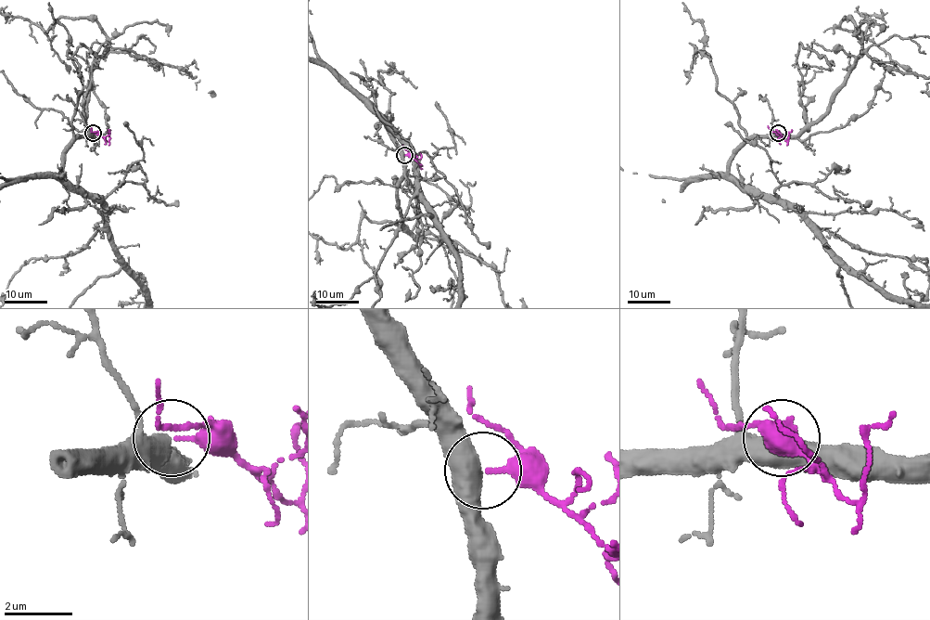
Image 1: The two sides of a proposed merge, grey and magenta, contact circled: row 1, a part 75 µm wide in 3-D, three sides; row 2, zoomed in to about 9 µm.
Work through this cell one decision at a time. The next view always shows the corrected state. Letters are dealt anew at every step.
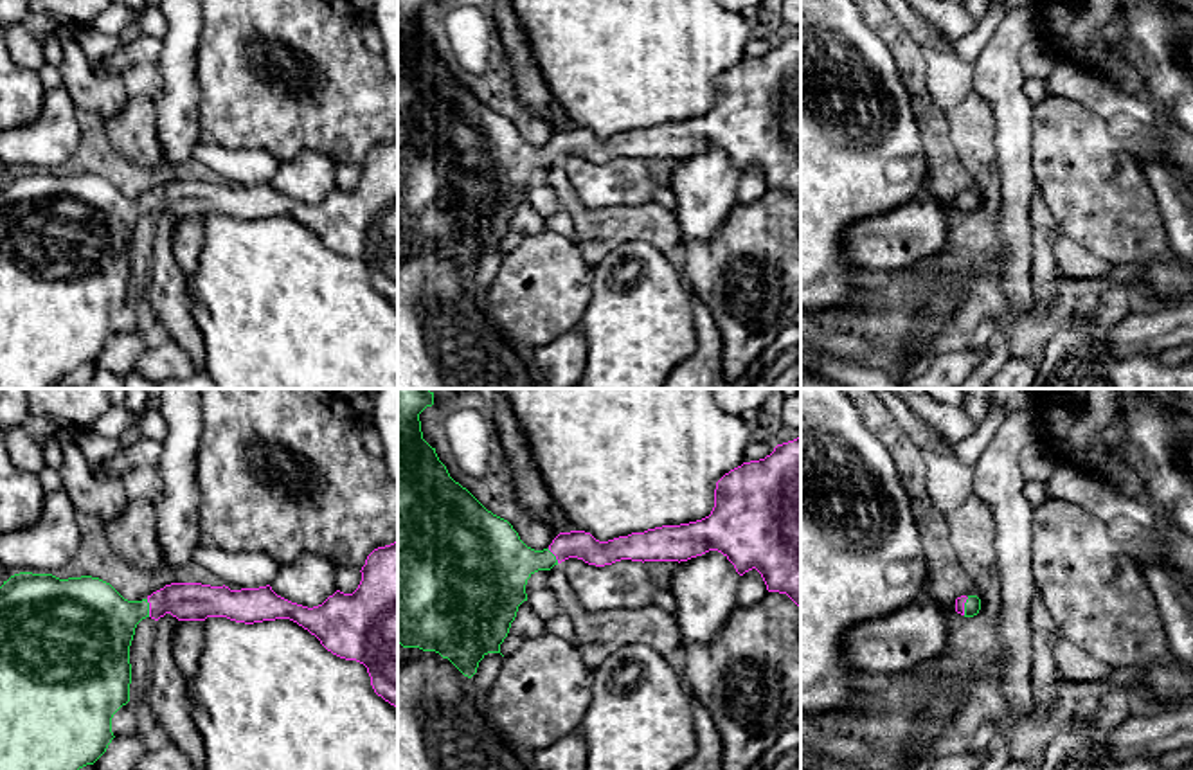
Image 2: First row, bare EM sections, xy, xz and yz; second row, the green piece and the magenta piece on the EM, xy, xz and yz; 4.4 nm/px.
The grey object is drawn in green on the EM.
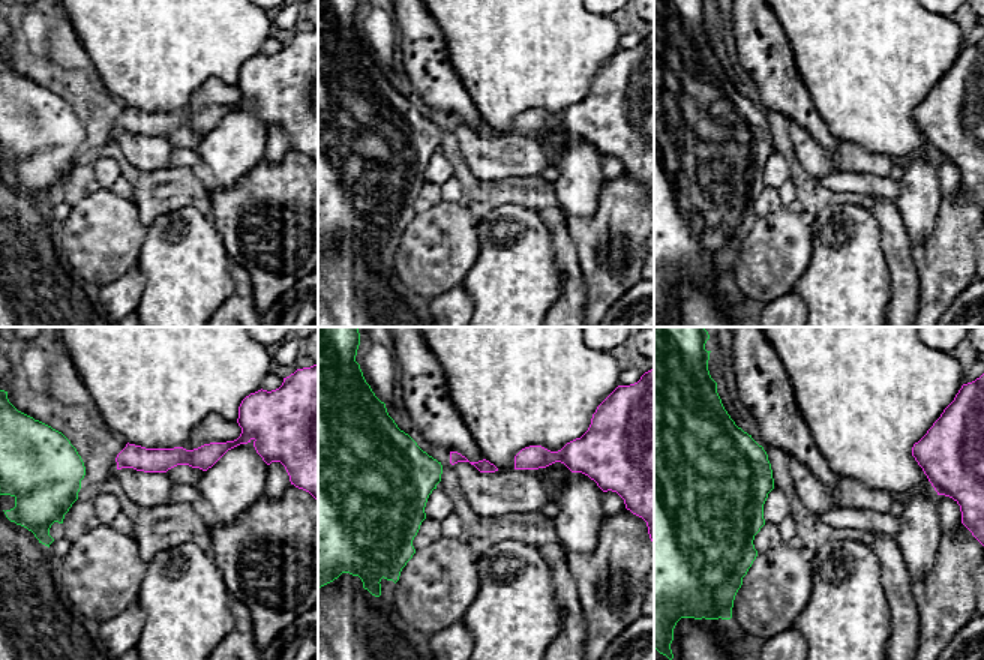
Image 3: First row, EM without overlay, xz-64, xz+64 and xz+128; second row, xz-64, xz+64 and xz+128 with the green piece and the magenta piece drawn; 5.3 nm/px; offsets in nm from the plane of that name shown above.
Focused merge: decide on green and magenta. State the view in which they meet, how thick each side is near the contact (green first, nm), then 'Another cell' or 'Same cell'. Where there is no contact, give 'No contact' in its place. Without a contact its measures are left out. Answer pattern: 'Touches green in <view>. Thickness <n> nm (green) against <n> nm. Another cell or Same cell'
Touches green in xy. Thickness 360 nm (green) against 180 nm. Same cell

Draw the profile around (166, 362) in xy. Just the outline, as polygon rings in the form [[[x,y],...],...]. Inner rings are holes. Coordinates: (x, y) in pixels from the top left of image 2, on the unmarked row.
[[[173,340],[146,349],[135,362],[133,372],[142,378],[160,383],[164,380],[182,380],[196,372],[193,360],[187,353]]]

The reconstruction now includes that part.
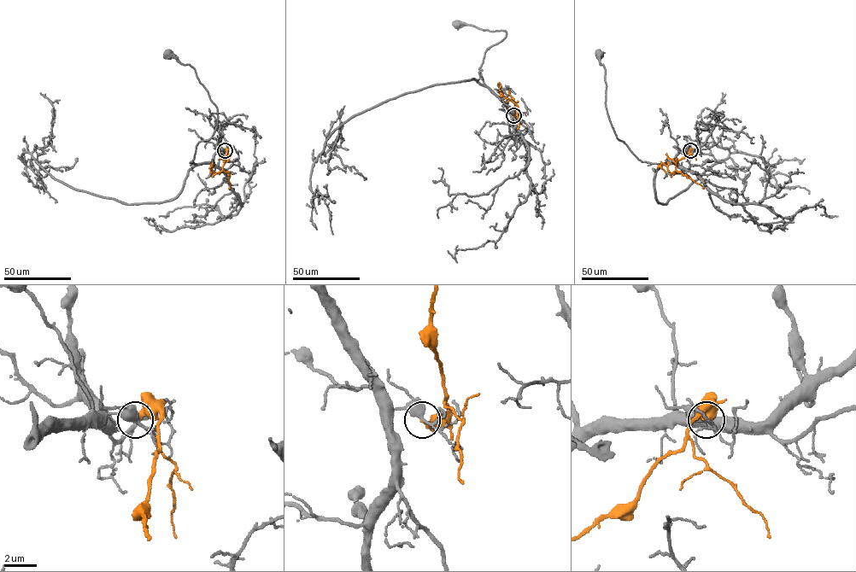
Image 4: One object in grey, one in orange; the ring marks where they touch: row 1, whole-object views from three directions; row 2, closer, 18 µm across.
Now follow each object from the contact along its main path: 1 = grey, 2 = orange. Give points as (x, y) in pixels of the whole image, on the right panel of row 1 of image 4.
1: (690, 150), (682, 150), (673, 162), (651, 163), (642, 161), (618, 140), (607, 113), (605, 70), (598, 54)
2: (690, 150), (676, 163), (676, 170), (671, 173), (662, 163), (660, 166), (665, 172)

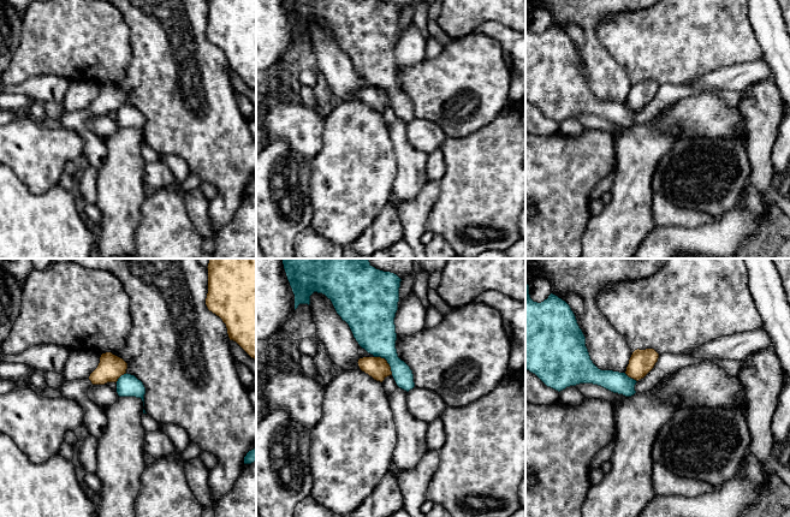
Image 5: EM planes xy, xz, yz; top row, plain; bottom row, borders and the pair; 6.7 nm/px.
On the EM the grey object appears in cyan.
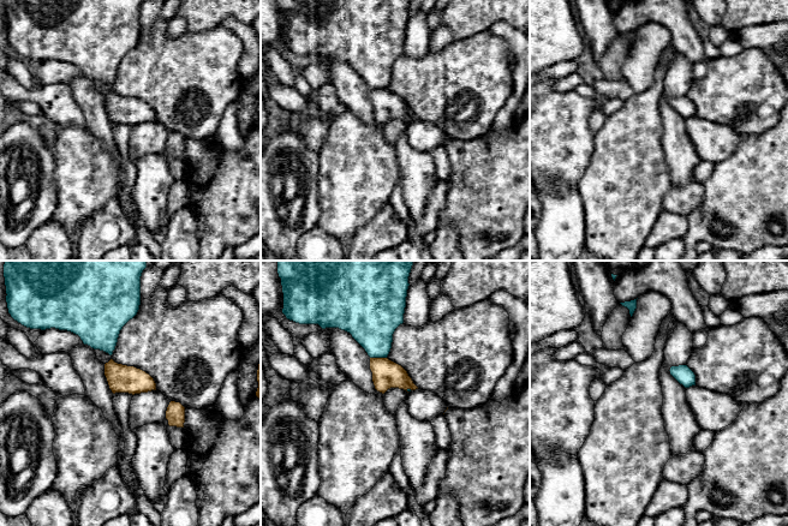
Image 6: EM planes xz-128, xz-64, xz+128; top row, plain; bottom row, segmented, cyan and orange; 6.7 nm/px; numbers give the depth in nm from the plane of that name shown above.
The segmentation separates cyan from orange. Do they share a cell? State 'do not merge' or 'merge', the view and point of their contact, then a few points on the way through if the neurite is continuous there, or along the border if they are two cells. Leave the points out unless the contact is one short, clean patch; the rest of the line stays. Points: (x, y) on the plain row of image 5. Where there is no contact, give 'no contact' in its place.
do not merge; meets cyan in xz at (387, 93); border along xz (374, 87), (382, 88), (390, 96), (392, 105)

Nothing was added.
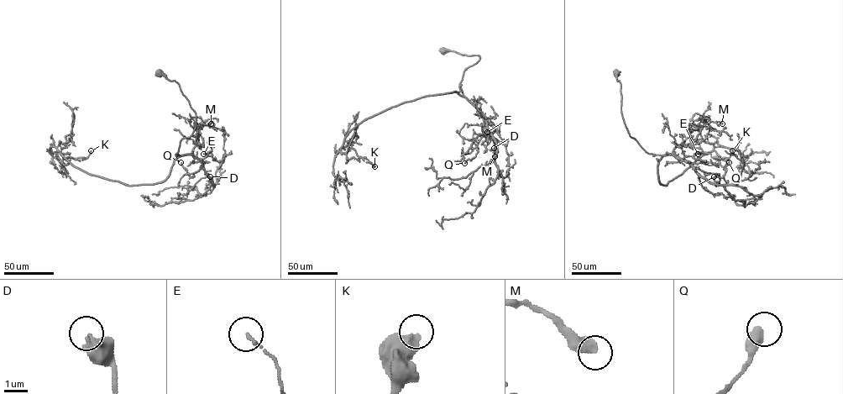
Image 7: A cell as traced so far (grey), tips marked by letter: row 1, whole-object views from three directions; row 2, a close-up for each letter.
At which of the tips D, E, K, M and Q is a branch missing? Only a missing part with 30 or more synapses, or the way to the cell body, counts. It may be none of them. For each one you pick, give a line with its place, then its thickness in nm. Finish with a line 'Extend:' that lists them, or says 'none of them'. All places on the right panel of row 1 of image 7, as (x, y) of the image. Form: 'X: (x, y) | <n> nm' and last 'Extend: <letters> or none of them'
Extend: none of them

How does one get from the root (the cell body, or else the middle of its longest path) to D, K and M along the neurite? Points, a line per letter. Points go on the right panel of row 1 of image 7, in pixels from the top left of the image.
D: (615, 73), (620, 84), (622, 118), (630, 136), (649, 154), (674, 154), (714, 183), (714, 176)
K: (615, 73), (630, 135), (662, 155), (661, 184), (704, 154), (714, 150), (719, 160), (732, 150)
M: (615, 73), (625, 128), (649, 154), (671, 154), (678, 145), (692, 142), (706, 123), (722, 123)

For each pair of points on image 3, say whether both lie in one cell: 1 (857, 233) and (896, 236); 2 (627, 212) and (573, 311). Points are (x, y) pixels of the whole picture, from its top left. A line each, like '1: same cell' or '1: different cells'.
1: different cells
2: different cells

